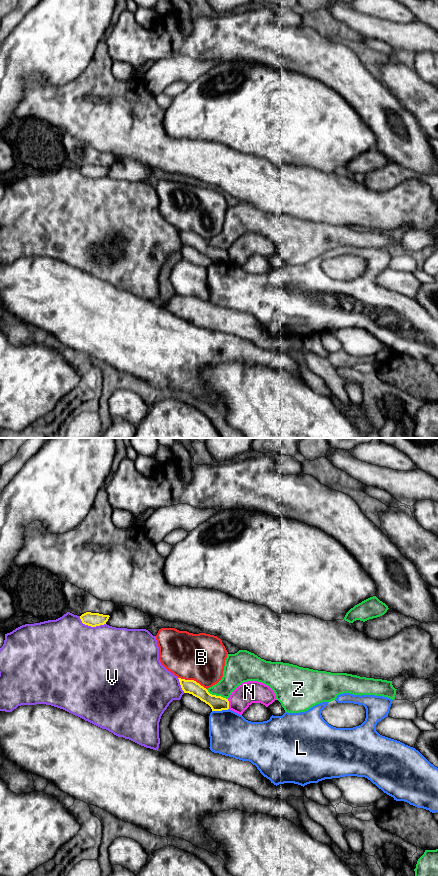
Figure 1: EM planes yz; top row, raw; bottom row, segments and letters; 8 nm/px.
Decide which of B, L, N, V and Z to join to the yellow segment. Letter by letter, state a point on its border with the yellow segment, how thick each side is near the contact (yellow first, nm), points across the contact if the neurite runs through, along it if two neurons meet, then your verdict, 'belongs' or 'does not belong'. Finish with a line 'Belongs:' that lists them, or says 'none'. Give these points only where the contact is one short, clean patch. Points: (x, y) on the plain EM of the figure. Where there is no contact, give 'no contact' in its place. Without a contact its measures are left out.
B: yz (192, 232) | 110/380 nm | does not belong
L: yz (220, 262) | 130/340 nm | along yz (228, 260), (212, 263) | does not belong
N: yz (228, 256) | 130/180 nm | along yz (227, 251), (229, 260) | does not belong
V: yz (91, 178) | 110/500 nm | does not belong
Z: yz (217, 248) | 130/200 nm | does not belong
Belongs: none

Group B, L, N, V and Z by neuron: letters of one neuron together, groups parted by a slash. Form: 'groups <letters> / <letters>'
groups B / L / N / V / Z

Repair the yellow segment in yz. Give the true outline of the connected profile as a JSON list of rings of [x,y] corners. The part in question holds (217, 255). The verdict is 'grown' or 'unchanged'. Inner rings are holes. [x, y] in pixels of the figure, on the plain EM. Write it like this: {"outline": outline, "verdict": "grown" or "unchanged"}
{"outline": [[[178,230],[184,245],[192,246],[201,253],[208,256],[212,263],[222,263],[229,261],[229,253],[221,248],[212,247],[206,240],[194,232],[185,232]]], "verdict": "unchanged"}

